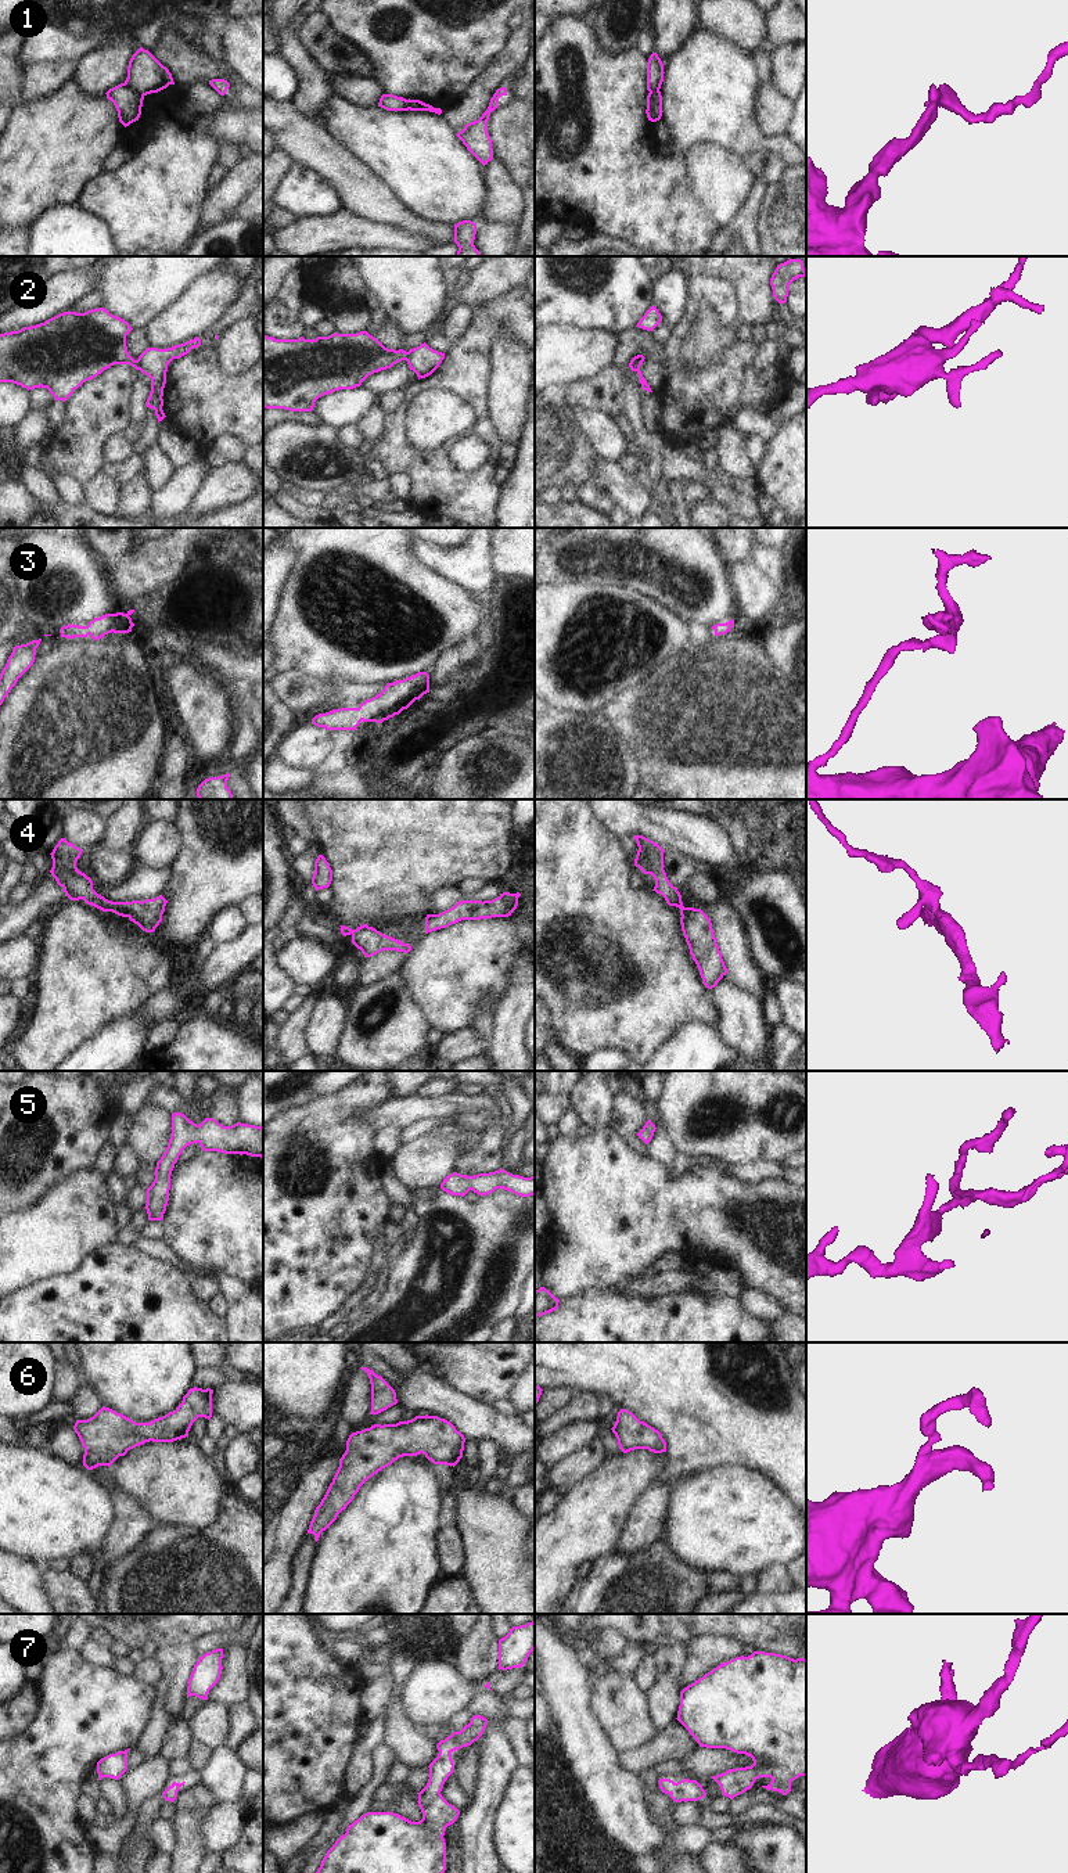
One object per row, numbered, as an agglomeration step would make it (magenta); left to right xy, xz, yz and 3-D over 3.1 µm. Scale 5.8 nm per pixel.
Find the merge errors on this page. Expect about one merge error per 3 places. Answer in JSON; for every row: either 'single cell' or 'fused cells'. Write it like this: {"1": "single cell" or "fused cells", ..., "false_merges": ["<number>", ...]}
{"1": "fused cells", "2": "fused cells", "3": "single cell", "4": "single cell", "5": "single cell", "6": "single cell", "7": "single cell", "false_merges": ["1", "2"]}

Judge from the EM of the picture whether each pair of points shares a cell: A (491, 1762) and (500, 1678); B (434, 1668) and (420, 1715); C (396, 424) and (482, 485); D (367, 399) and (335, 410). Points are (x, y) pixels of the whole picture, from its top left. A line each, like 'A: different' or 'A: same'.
A: different
B: same
C: same
D: same

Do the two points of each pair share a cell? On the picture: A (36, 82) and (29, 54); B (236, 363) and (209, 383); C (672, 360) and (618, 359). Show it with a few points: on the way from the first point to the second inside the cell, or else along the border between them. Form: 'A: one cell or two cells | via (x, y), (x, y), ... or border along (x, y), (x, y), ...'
A: two cells | border along (64, 60), (38, 61), (27, 67)
B: two cells | border along (212, 349), (229, 374), (248, 370)
C: two cells | border along (665, 345), (665, 358), (661, 362)

